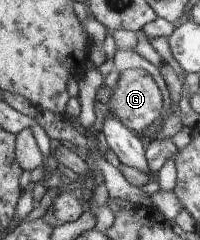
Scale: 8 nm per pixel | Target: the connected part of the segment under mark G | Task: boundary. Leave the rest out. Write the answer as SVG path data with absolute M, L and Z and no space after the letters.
M144 69L124 70L116 81L116 88L112 91L108 109L114 114L119 122L135 133L144 132L158 119L162 109L162 93L156 86L150 73Z

